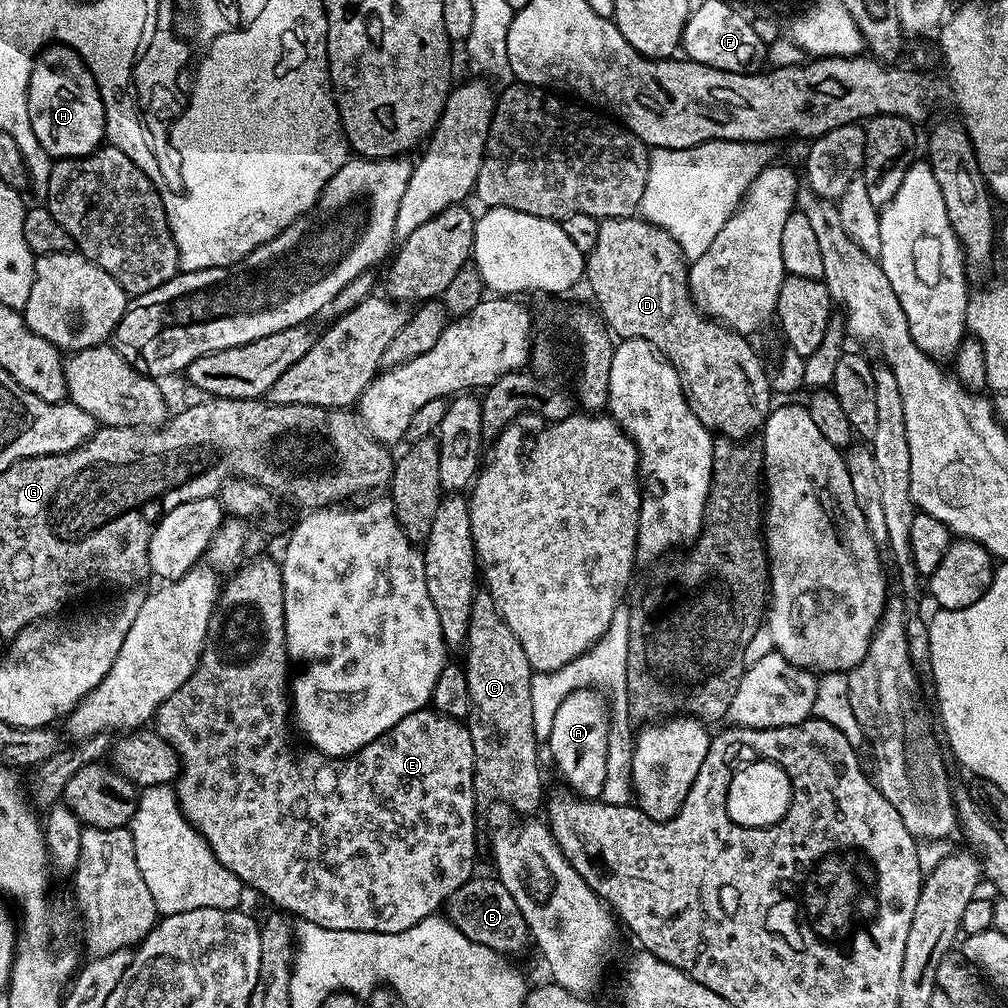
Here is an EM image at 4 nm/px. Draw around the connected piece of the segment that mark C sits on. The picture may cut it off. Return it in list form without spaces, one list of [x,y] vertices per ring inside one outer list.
[[[477,591],[472,599],[468,627],[468,661],[462,667],[470,686],[470,710],[466,723],[470,742],[474,742],[476,794],[481,801],[499,802],[513,813],[541,811],[540,752],[534,730],[532,682],[534,673],[522,650],[522,642],[514,638],[514,630],[506,626],[492,595]]]

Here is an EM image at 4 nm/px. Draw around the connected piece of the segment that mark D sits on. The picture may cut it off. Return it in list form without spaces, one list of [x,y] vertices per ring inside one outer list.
[[[627,216],[601,220],[598,226],[598,242],[594,250],[586,253],[584,268],[586,285],[592,291],[600,307],[598,316],[609,333],[620,340],[645,340],[650,342],[678,374],[678,382],[690,410],[709,432],[737,442],[747,441],[761,431],[768,413],[774,407],[770,376],[764,373],[764,364],[752,349],[752,340],[725,328],[718,320],[704,315],[692,301],[688,291],[689,265],[680,255],[680,247],[661,228],[643,218]]]

